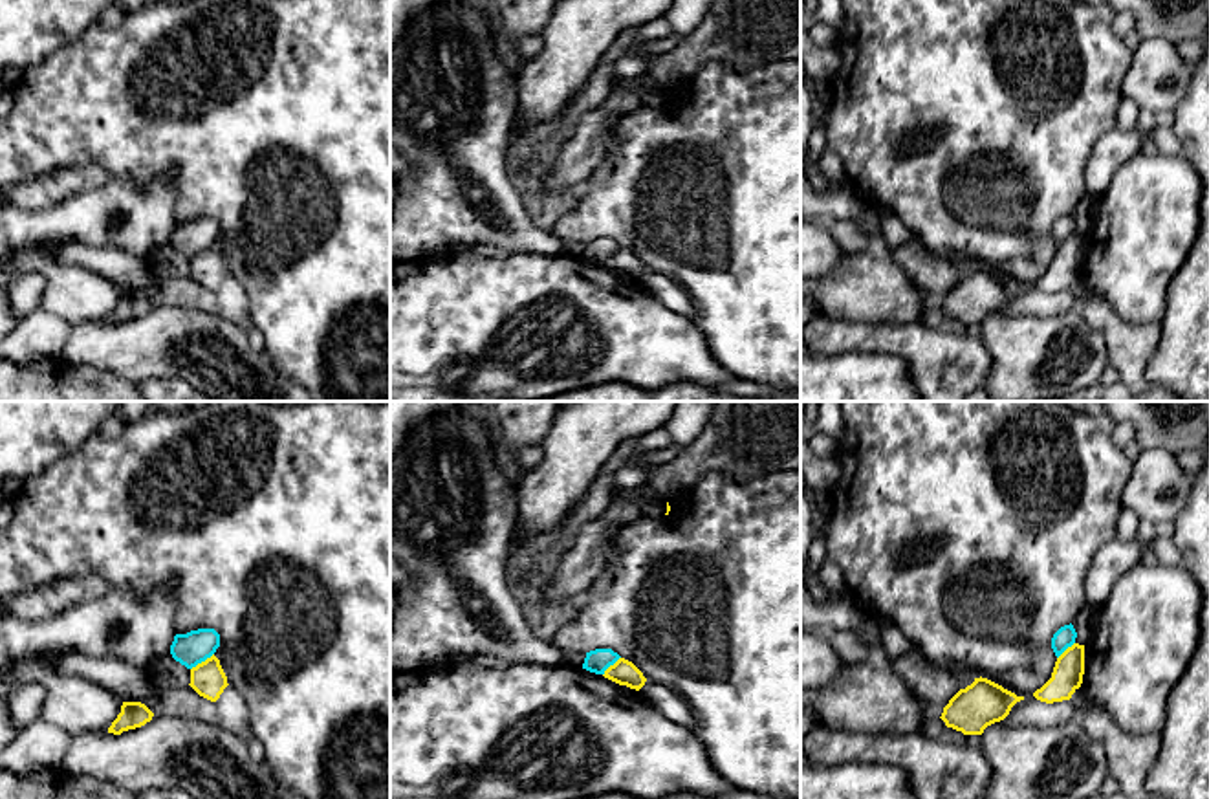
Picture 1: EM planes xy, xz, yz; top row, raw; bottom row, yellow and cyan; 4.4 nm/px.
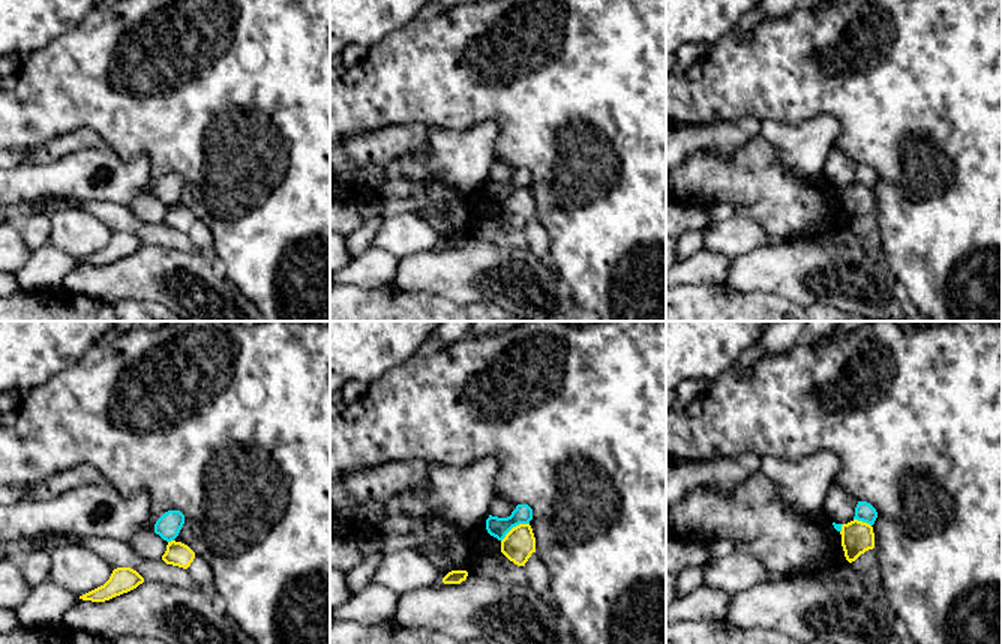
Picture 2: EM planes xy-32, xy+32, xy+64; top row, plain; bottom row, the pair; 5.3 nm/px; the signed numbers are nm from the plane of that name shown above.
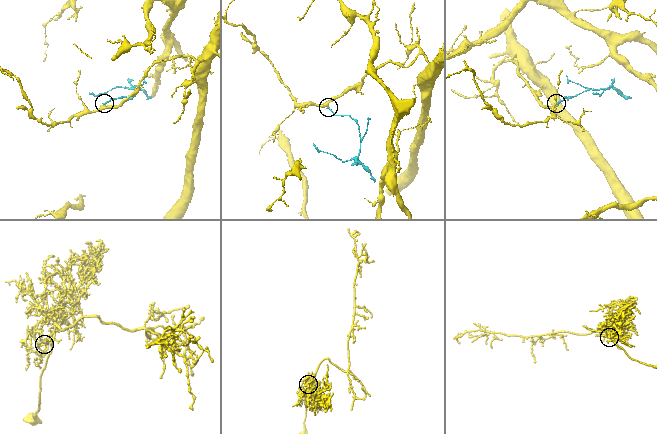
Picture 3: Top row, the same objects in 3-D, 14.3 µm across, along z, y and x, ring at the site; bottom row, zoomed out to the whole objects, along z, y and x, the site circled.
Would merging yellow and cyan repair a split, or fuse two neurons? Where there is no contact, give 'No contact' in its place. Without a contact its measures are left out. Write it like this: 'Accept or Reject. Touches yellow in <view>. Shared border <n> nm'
Reject. Touches yellow in xy. Shared border 130 nm

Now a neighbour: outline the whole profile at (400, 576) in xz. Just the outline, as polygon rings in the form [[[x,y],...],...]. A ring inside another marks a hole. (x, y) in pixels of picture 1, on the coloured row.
[[[390,553],[390,596],[398,599],[403,594],[403,586],[408,583],[408,570]]]

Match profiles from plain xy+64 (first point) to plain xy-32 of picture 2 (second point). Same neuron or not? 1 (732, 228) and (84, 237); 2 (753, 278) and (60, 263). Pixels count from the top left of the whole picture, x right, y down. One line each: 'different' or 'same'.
1: same
2: different

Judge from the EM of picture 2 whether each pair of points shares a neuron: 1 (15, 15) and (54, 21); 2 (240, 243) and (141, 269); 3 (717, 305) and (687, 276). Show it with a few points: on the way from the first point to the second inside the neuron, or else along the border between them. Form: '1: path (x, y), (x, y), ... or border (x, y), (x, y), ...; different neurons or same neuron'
1: path (24, 15), (45, 15); same neuron
2: border (215, 260), (222, 275), (236, 288); different neurons
3: border (723, 282), (681, 285); different neurons

